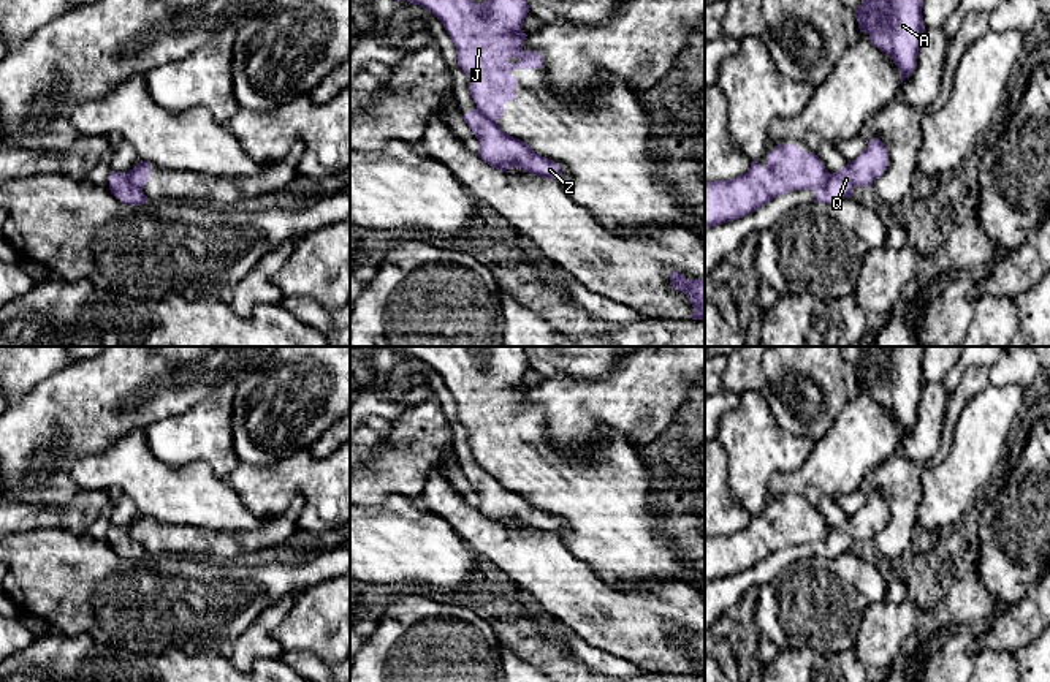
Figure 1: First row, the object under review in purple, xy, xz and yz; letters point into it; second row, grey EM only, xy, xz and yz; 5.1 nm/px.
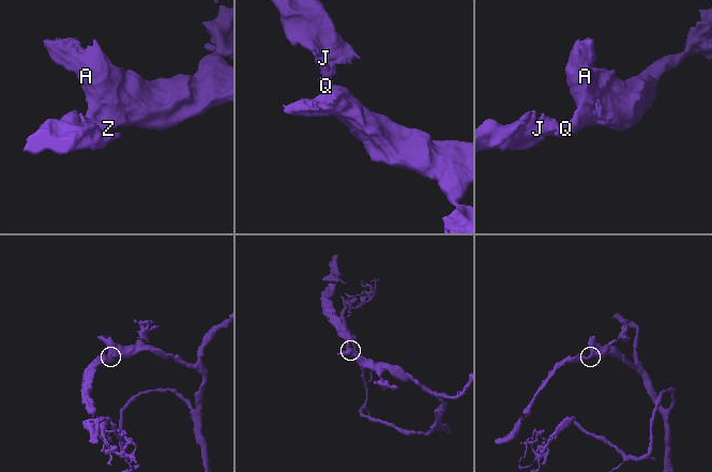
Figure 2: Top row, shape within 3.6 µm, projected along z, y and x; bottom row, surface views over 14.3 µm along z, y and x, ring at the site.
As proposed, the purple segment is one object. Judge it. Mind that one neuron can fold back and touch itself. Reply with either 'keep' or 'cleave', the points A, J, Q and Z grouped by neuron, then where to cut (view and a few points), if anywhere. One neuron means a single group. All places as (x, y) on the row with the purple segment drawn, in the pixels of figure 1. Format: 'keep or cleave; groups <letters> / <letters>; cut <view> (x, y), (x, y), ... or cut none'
cleave; groups A Q Z / J; cut xz (477, 108), (496, 122)

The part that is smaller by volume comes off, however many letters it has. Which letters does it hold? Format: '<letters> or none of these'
J

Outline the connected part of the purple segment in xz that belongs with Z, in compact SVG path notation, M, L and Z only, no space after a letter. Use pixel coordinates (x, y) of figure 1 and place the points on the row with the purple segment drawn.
M474 109L462 116L480 142L478 157L502 172L512 168L523 169L542 179L561 179L556 161L535 153L529 144L505 133L497 122Z

